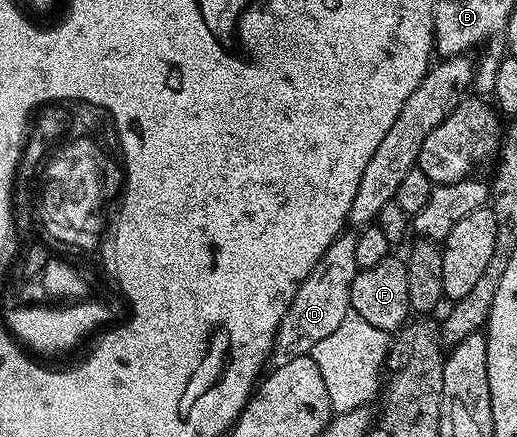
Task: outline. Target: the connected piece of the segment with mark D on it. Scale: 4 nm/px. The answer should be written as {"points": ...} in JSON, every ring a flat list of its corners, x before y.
{"points":[[350,231,343,232,342,236,332,243,332,247,324,251,324,255,318,260,308,279,304,279,304,283,296,291,274,339,272,361,275,366,309,355,312,347,320,343,320,339,332,335,332,331,340,327,344,315,351,312,350,292,358,270,356,236]]}

